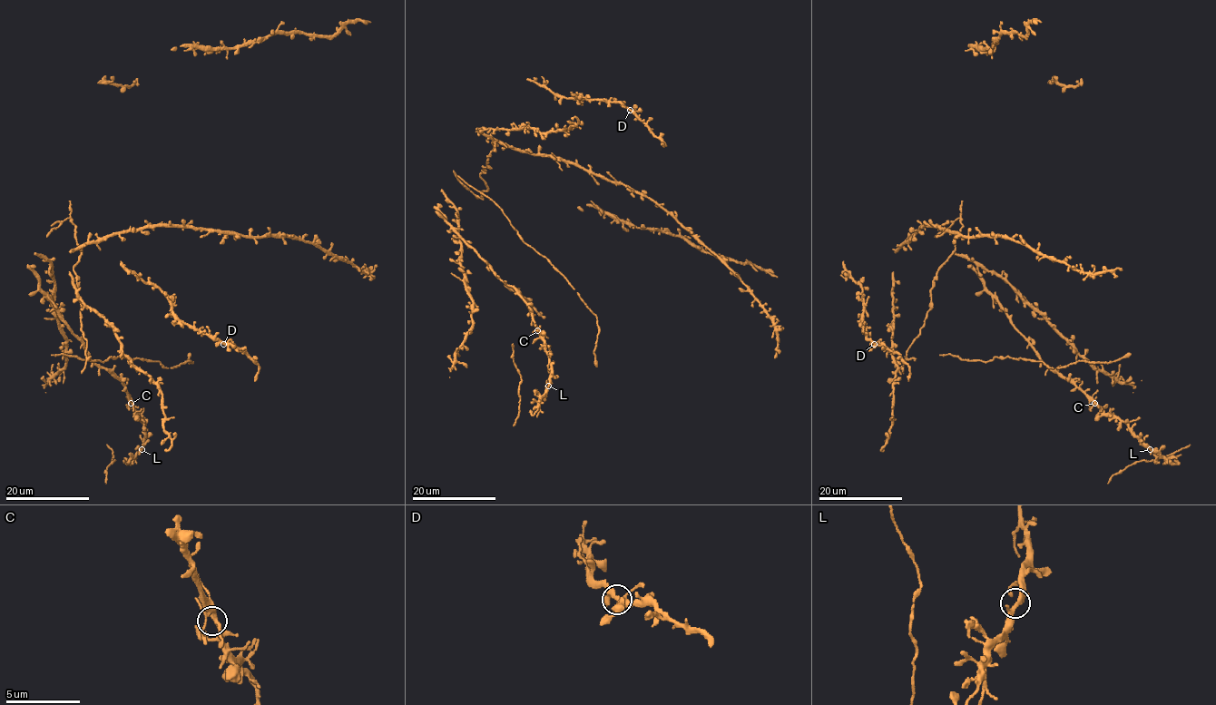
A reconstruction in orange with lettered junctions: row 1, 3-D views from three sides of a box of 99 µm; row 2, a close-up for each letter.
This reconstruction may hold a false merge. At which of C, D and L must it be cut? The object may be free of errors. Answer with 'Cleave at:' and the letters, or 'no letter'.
Cleave at: no letter

